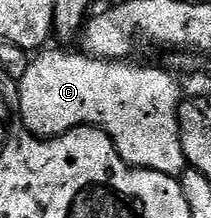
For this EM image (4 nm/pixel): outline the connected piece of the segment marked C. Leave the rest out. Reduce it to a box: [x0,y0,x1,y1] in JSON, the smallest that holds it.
[16,48,188,176]

